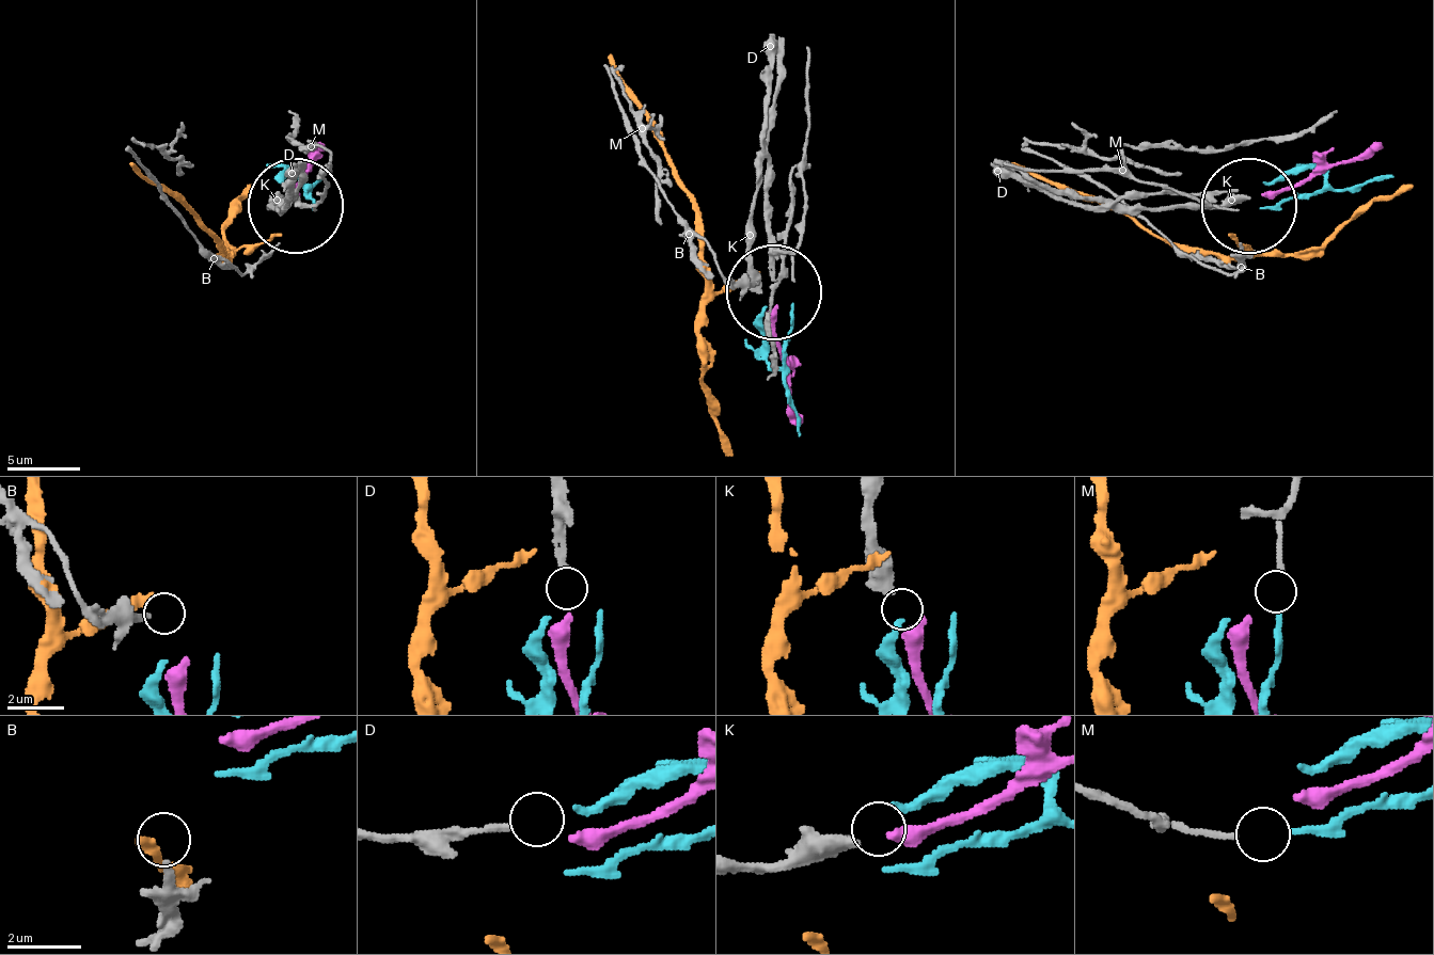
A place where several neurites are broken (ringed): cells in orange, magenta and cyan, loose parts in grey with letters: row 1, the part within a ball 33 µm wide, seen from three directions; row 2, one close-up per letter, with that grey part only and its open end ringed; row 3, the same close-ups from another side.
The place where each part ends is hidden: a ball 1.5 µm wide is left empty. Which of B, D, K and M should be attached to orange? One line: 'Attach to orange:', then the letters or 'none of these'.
Attach to orange: none of these

